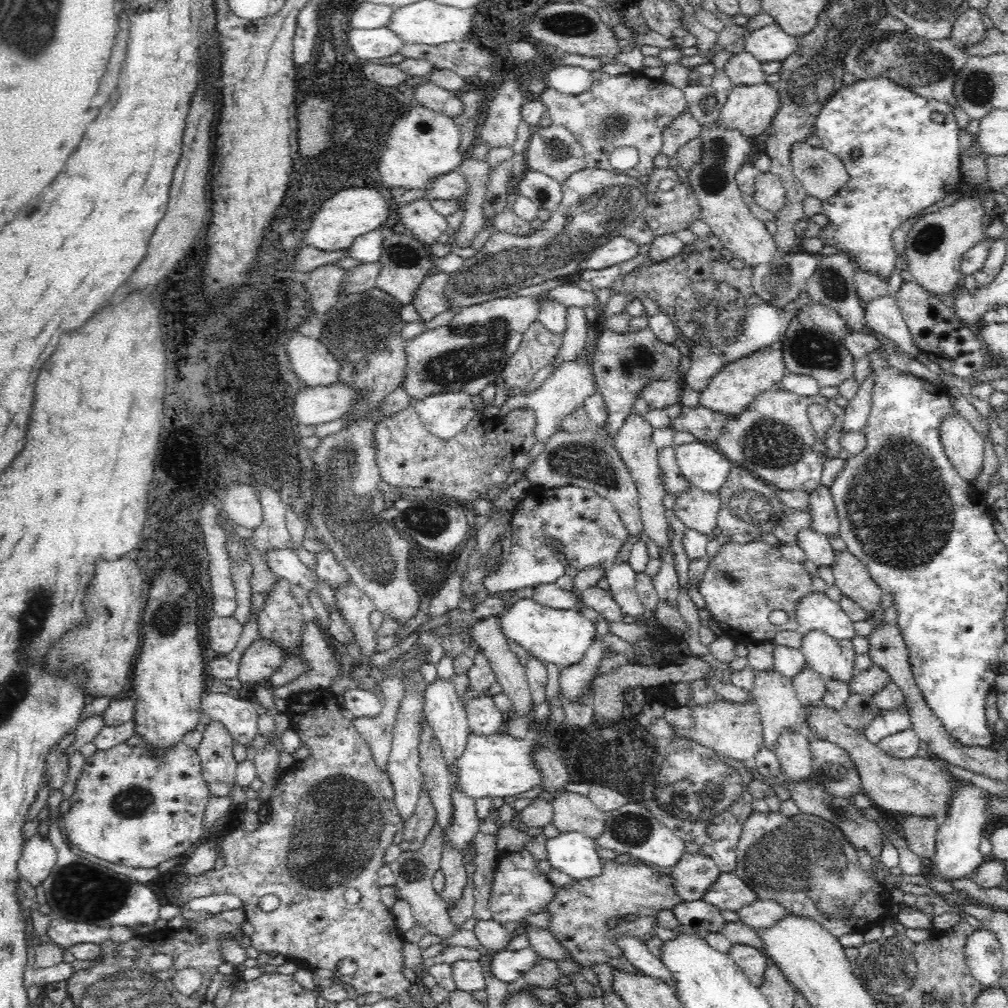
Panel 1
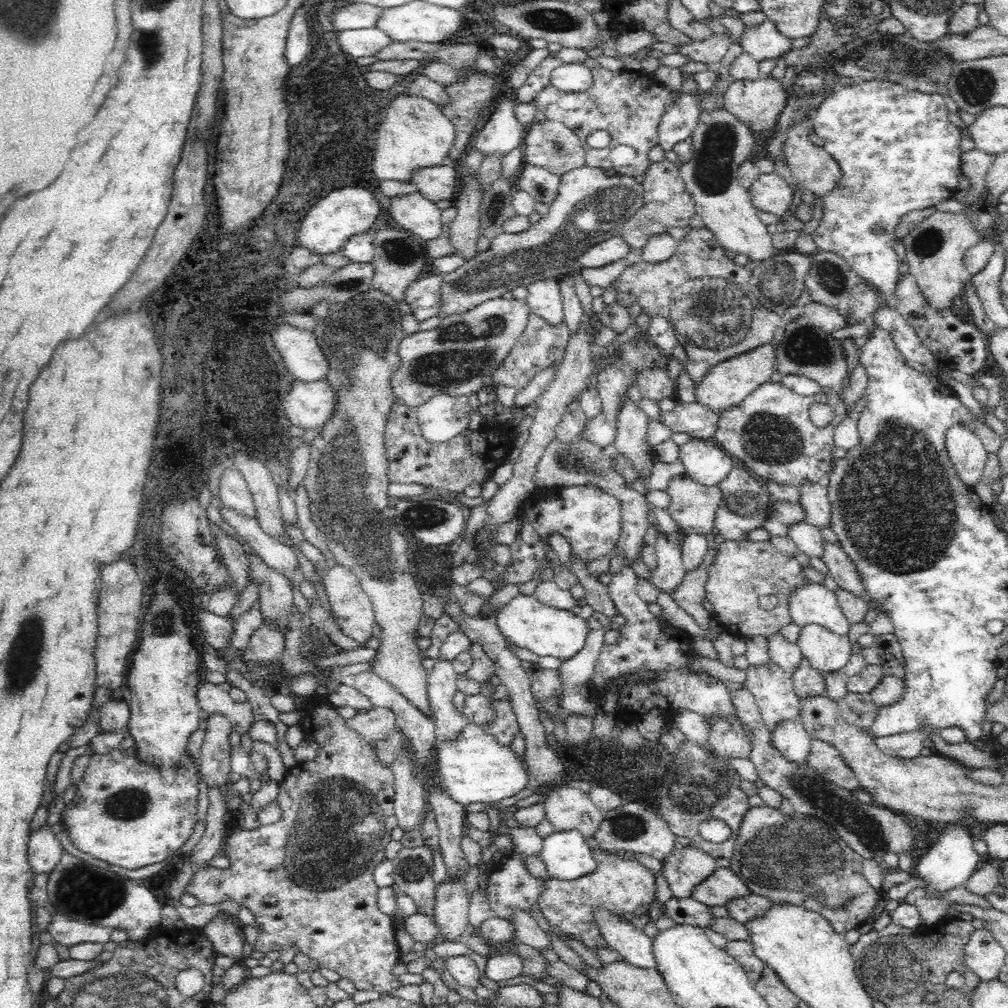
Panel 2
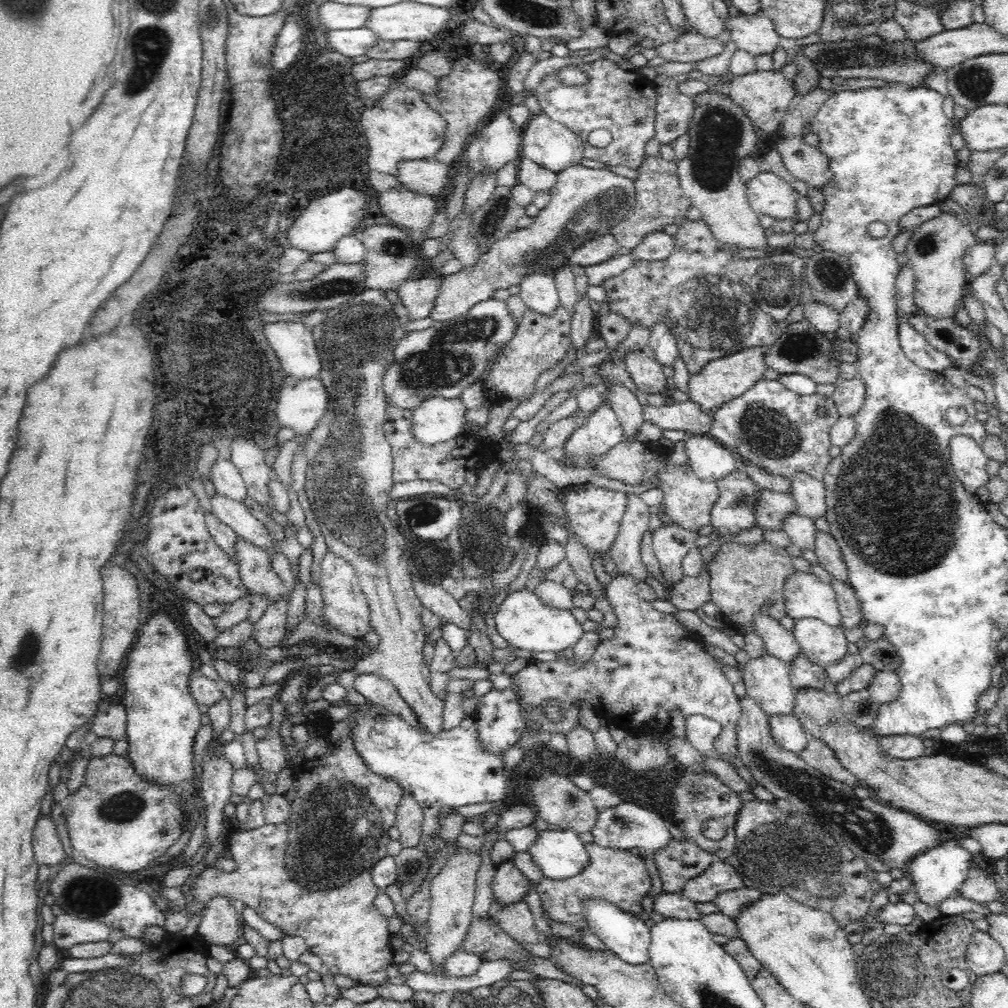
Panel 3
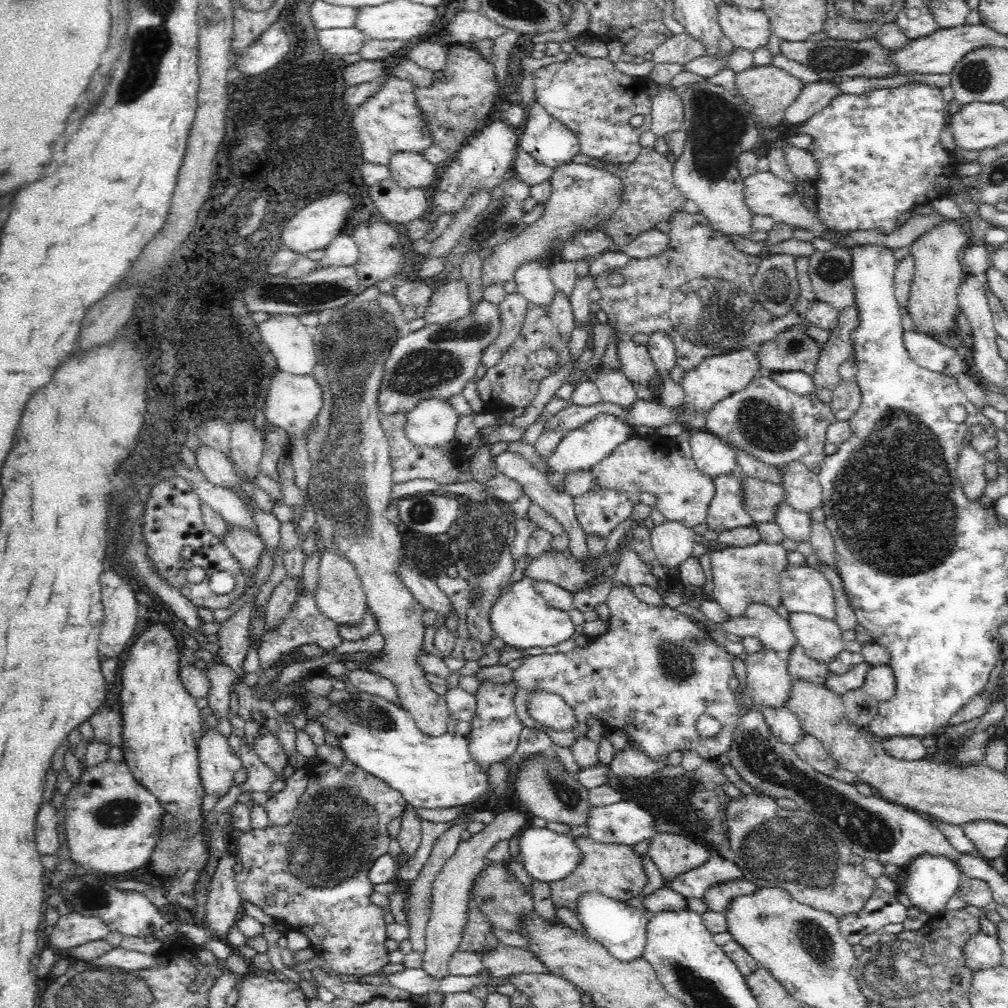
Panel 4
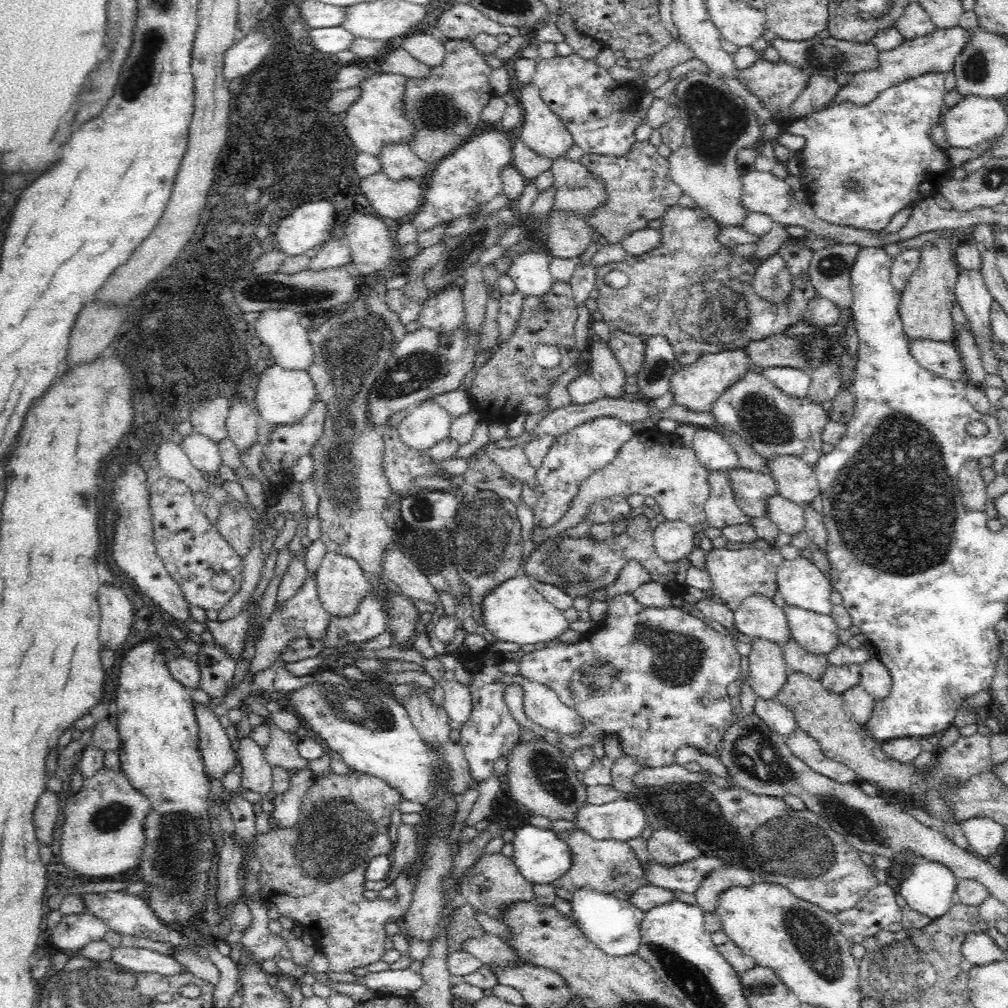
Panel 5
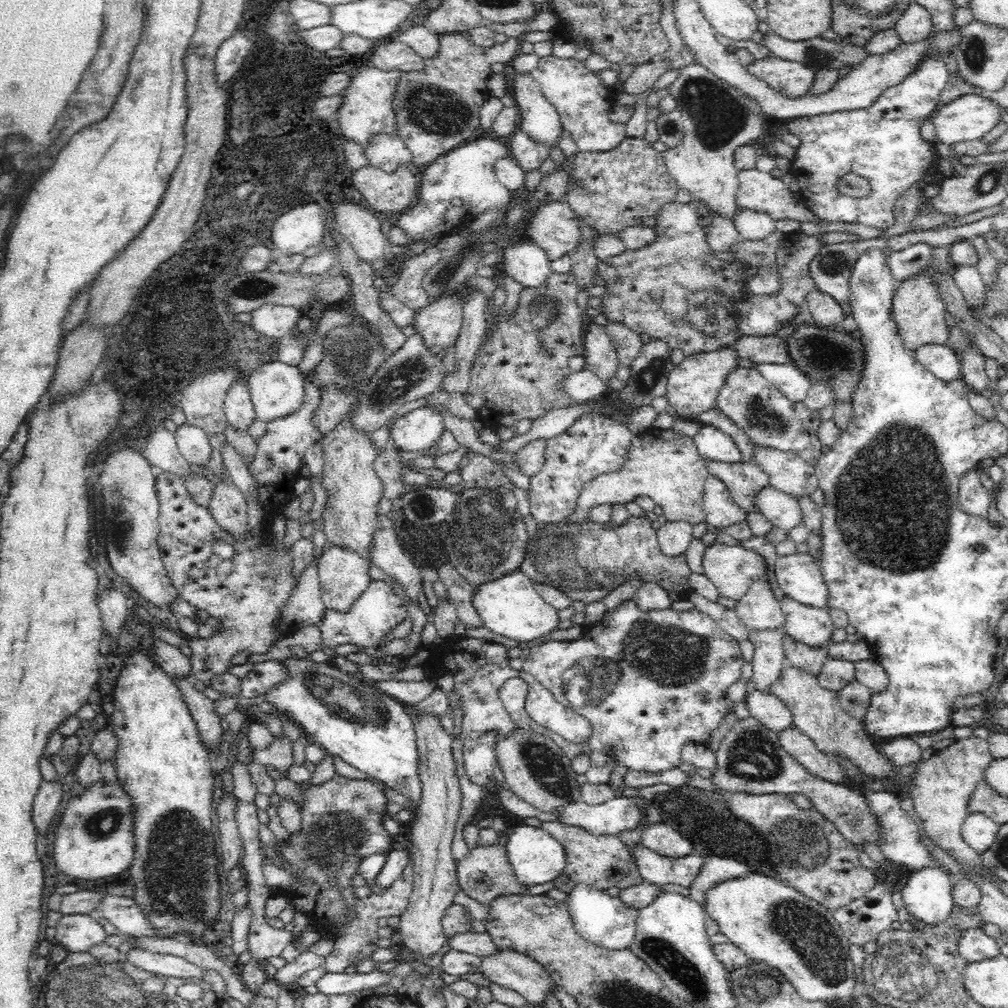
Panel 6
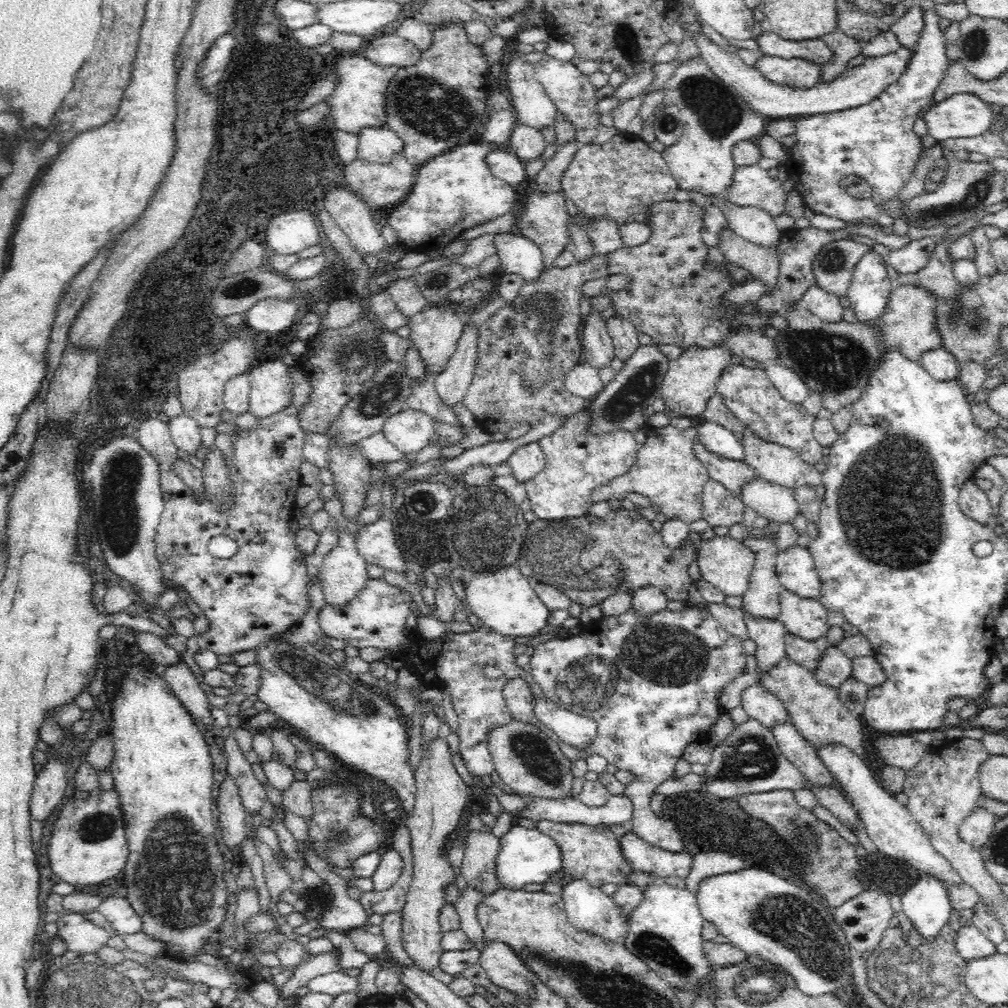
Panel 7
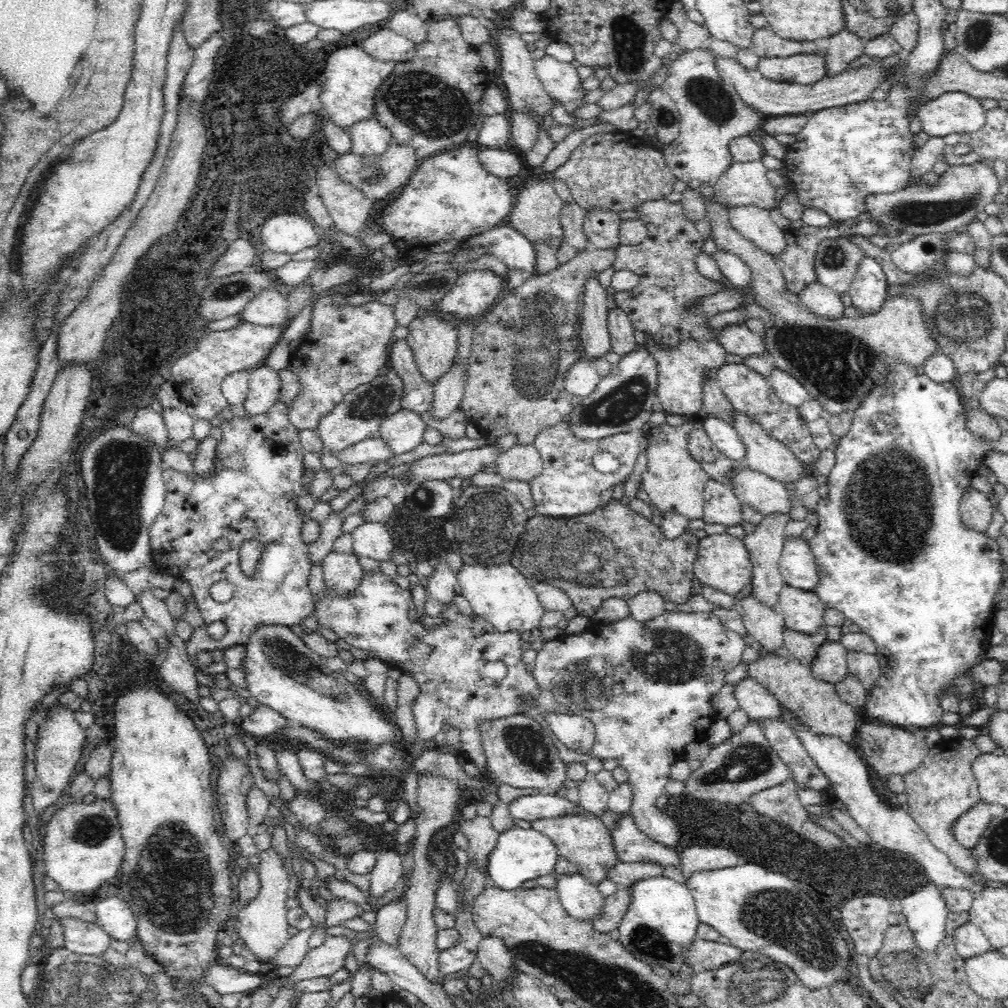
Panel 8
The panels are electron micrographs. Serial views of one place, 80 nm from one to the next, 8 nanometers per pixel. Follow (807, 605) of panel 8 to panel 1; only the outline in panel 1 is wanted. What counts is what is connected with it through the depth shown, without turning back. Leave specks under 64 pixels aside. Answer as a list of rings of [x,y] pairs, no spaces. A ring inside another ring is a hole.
[[[810,631],[803,636],[800,649],[808,666],[822,676],[825,682],[834,680],[836,683],[844,683],[848,686],[853,684],[854,676],[857,675],[855,669],[857,654],[851,640],[836,640],[822,631]]]

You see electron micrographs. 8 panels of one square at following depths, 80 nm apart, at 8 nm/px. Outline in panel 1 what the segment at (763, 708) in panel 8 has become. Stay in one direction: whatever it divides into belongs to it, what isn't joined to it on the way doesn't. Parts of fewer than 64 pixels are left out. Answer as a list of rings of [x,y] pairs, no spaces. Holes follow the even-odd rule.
[[[786,731],[778,737],[776,755],[783,778],[789,782],[804,782],[812,772],[811,752],[806,731]]]

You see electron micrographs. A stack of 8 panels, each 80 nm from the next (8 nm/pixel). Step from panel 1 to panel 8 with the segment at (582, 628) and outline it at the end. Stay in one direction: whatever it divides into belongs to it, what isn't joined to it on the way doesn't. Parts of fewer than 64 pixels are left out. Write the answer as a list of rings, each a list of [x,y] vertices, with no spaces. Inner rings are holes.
[[[464,563],[457,573],[457,584],[474,614],[482,617],[500,632],[518,633],[532,630],[540,624],[545,613],[533,585],[512,563],[484,566]]]

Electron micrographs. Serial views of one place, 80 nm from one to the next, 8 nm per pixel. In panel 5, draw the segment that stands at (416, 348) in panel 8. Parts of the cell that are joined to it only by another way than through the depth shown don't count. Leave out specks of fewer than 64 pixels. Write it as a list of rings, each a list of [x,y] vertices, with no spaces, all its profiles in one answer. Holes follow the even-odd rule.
[[[444,288],[432,293],[432,298],[424,300],[418,315],[418,328],[429,328],[436,335],[451,332],[464,324],[465,306],[460,288]]]

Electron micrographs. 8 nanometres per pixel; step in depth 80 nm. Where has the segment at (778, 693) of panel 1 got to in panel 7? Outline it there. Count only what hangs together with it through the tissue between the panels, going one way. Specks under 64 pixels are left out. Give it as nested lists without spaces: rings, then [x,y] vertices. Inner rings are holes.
[[[746,613],[743,620],[746,621],[749,638],[756,643],[754,658],[758,667],[758,684],[762,684],[764,673],[786,656],[784,635],[787,630],[779,618],[758,619]]]

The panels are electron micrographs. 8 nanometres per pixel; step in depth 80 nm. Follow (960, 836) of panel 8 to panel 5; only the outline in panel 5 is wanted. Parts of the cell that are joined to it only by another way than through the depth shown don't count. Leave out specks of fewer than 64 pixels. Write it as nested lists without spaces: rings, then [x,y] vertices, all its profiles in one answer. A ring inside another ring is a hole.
[[[974,817],[961,824],[969,851],[986,859],[994,855],[1005,839],[1006,827],[986,817]]]

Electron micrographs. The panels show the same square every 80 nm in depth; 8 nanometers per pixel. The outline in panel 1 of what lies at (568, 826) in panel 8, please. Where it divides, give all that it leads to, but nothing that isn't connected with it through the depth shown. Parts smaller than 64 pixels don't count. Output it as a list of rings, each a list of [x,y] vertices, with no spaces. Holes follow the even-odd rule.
[[[624,858],[604,860],[604,871],[602,876],[596,876],[585,880],[574,881],[570,886],[556,889],[553,904],[546,910],[552,915],[548,930],[560,942],[560,945],[569,951],[573,958],[578,958],[578,963],[584,967],[592,964],[601,965],[602,962],[608,962],[610,958],[620,956],[625,952],[621,948],[619,941],[621,937],[632,937],[639,940],[644,945],[648,944],[654,932],[654,922],[658,916],[660,908],[670,908],[672,904],[682,904],[682,898],[678,896],[677,880],[674,877],[658,876],[654,874],[648,865],[643,863],[631,863]],[[616,918],[620,924],[614,928],[608,928],[608,920]]]

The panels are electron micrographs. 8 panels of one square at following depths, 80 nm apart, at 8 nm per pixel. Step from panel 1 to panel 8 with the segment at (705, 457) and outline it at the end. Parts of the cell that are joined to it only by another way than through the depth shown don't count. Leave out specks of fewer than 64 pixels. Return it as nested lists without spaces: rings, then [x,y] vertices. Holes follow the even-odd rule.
[[[705,418],[702,422],[711,444],[714,444],[715,449],[726,459],[732,461],[745,459],[747,449],[733,426],[718,418]]]

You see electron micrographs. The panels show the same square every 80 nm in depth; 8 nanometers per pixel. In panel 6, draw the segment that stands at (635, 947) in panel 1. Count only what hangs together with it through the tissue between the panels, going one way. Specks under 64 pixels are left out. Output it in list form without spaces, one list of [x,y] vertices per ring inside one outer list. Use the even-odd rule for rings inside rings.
[[[588,884],[574,886],[567,895],[567,908],[573,919],[574,929],[585,940],[613,952],[630,948],[636,934],[638,911],[626,907],[620,899],[607,892],[595,890]]]

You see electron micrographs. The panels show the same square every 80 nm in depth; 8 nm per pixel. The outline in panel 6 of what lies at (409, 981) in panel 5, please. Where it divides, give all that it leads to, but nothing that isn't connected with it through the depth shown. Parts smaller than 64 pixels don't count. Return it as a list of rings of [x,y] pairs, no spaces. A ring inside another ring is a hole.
[[[327,972],[315,983],[316,988],[322,994],[347,994],[363,989],[375,989],[381,984],[389,982],[397,989],[404,984],[404,977],[390,977],[387,972],[353,973]]]

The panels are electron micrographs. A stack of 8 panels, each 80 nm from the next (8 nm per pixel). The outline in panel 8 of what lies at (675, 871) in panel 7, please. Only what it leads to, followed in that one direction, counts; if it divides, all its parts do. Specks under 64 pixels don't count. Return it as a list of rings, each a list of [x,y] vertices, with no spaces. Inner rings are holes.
[[[630,811],[616,819],[611,837],[617,857],[622,862],[654,861],[664,868],[676,866],[681,869],[678,850],[666,848],[638,830]]]

